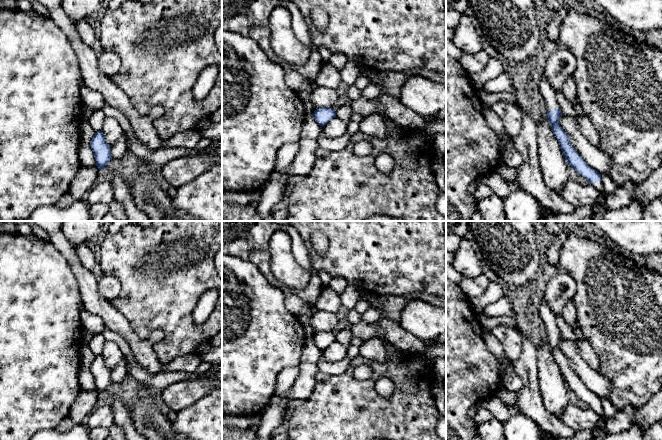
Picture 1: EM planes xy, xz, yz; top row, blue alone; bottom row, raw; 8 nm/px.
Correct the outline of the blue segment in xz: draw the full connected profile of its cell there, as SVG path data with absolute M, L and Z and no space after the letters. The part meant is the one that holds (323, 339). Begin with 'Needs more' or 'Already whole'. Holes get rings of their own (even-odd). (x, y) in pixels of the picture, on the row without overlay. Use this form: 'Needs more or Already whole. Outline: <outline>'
Already whole. Outline: M323 331L315 334L312 339L314 340L316 346L323 351L330 344L336 341L336 336L332 331L331 332Z

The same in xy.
Already whole. Outline: M96 356L89 369L94 376L97 392L104 393L112 382L111 372L106 366L104 357Z

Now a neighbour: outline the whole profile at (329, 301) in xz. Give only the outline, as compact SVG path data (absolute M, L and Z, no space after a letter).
M330 288L322 291L315 303L316 311L337 313L341 307L339 295Z

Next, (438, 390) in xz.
M436 375L433 386L432 393L435 399L435 404L439 410L440 414L446 413L446 391L443 386L443 377Z

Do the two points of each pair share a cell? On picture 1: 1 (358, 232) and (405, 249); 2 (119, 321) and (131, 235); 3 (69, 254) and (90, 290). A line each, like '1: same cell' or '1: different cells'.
1: same cell
2: different cells
3: same cell

